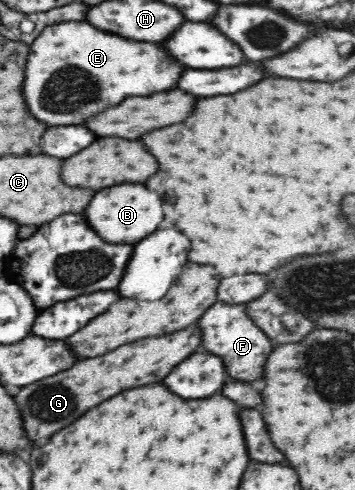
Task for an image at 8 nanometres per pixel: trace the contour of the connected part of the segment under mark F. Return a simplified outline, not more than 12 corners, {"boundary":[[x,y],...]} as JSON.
{"boundary":[[245,305],[199,319],[203,347],[233,379],[257,381],[273,349]]}

